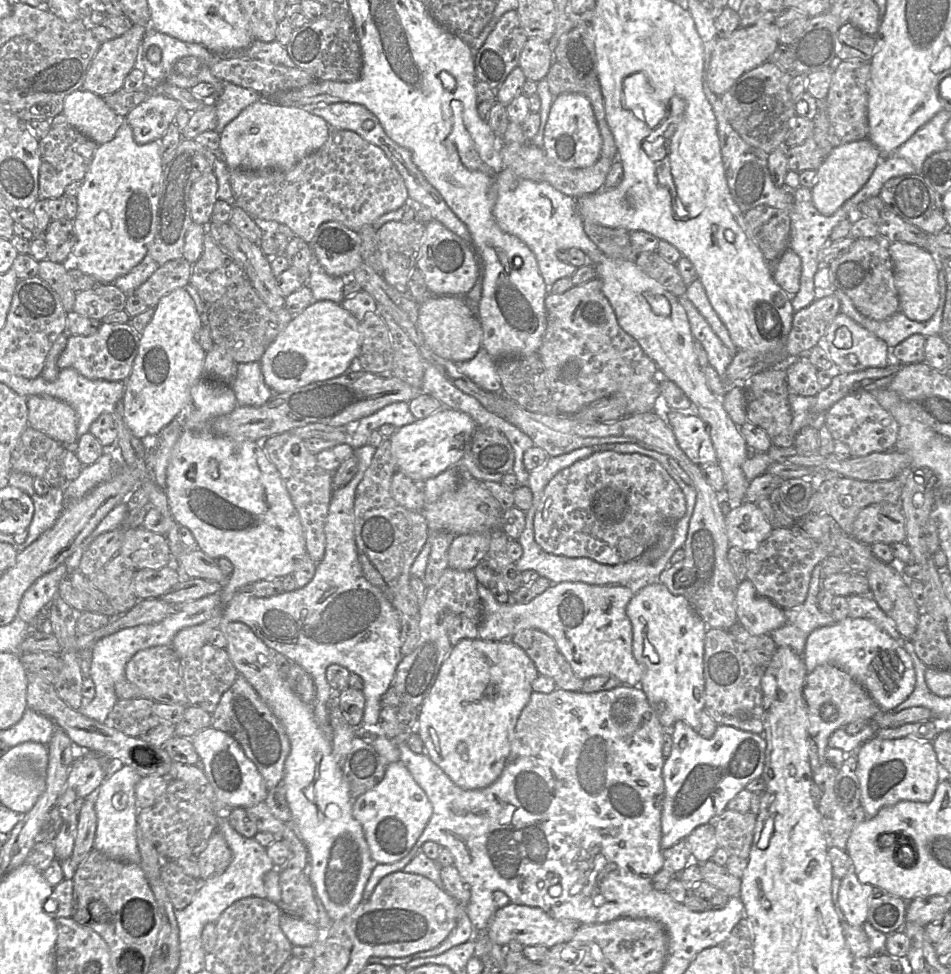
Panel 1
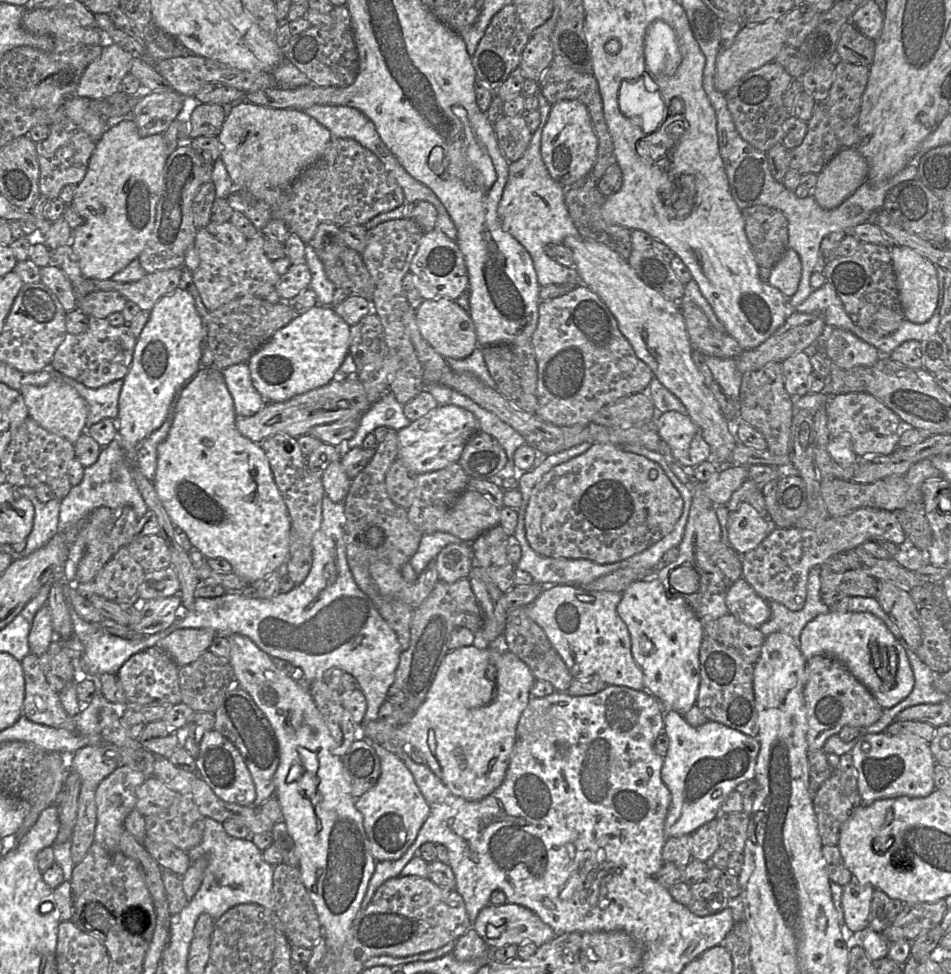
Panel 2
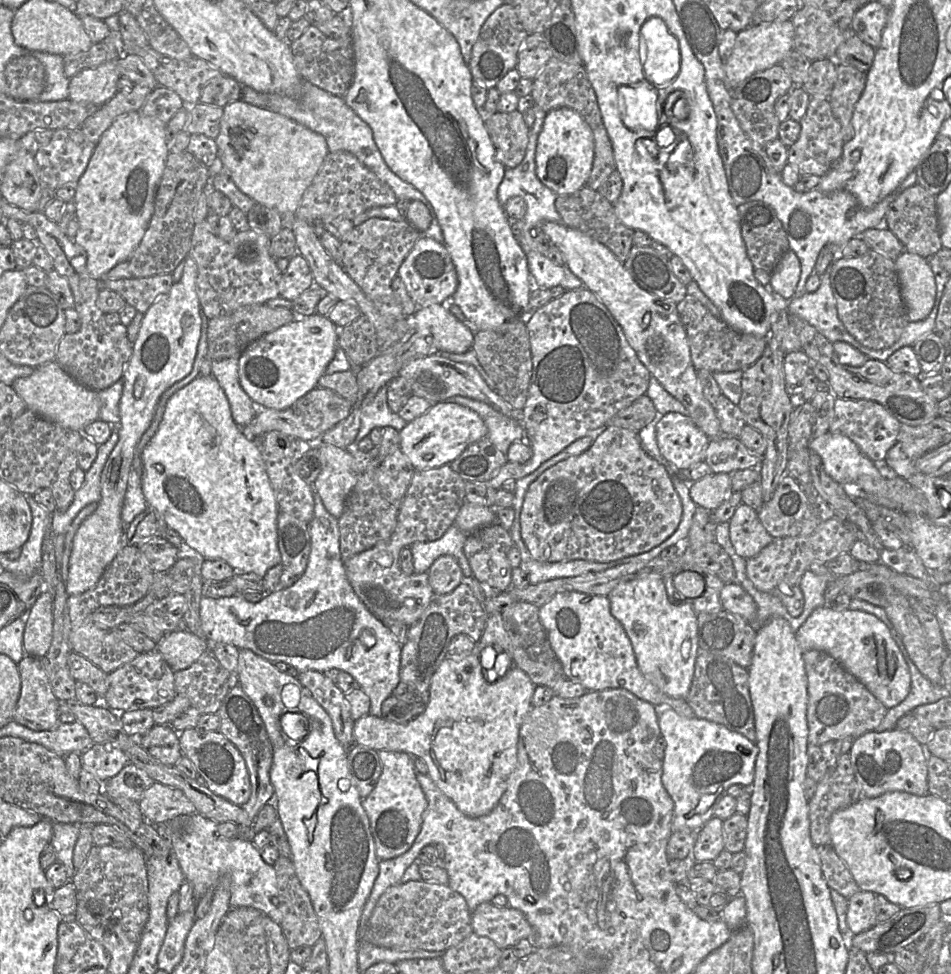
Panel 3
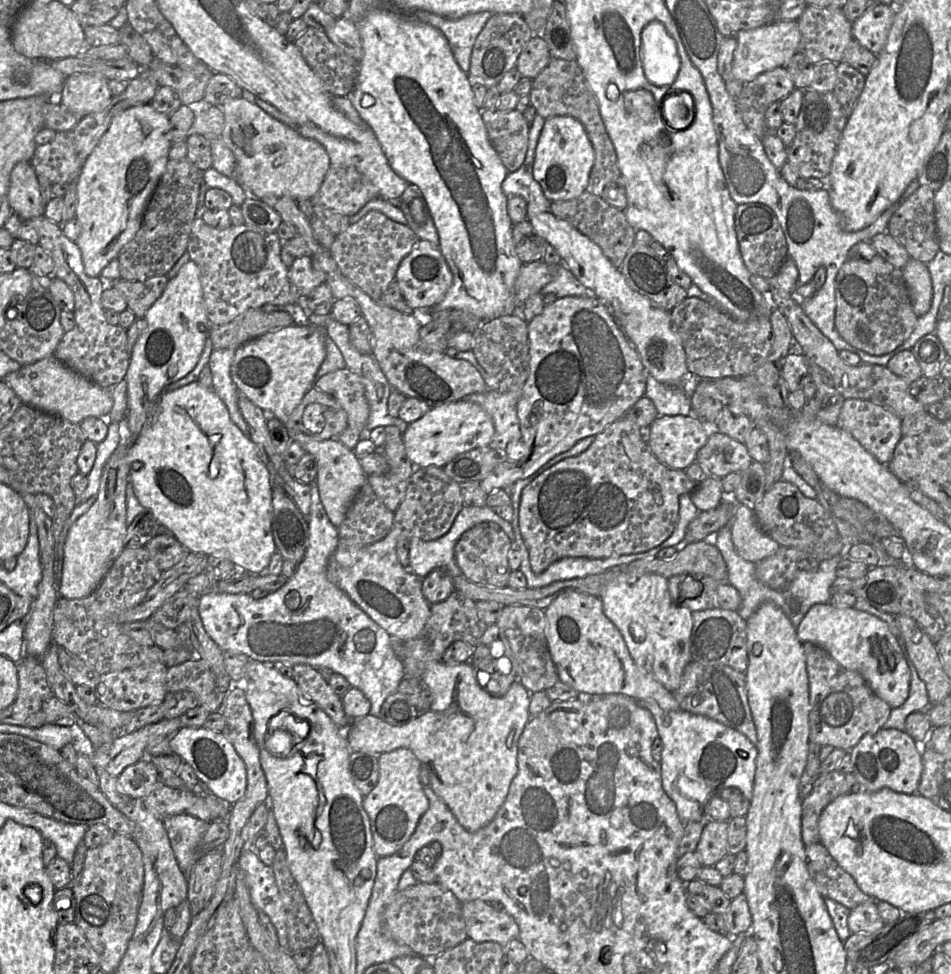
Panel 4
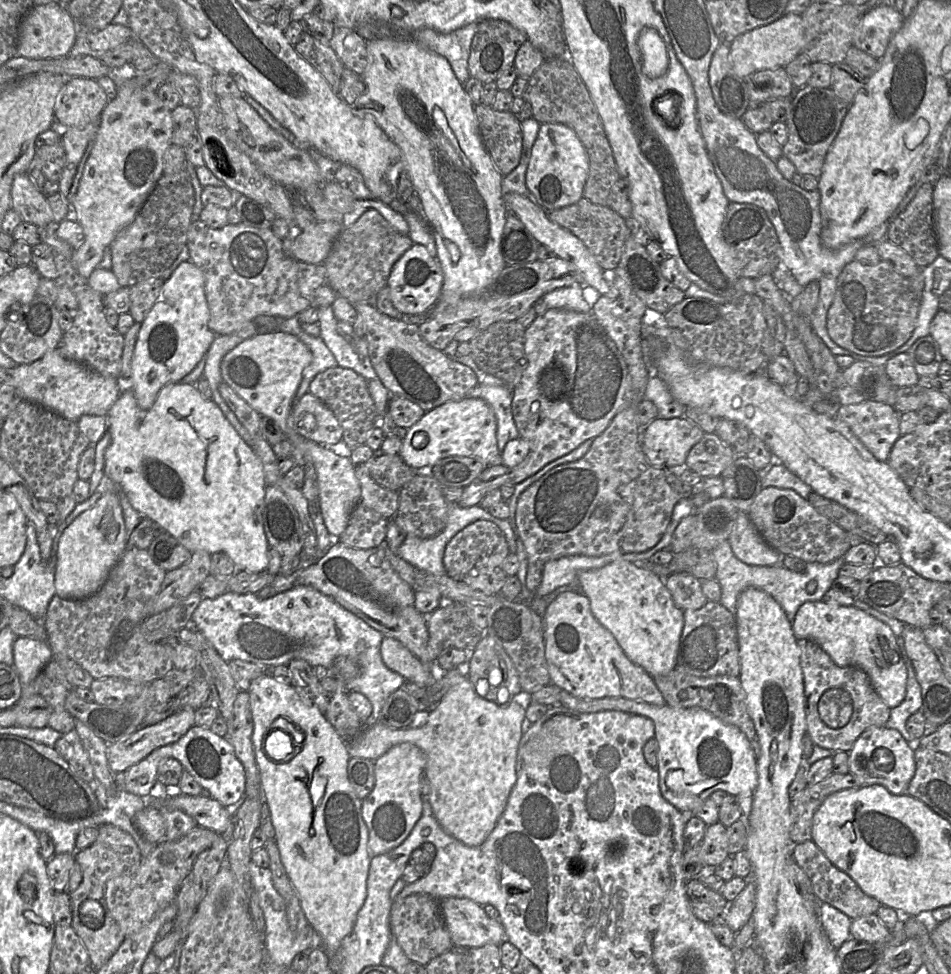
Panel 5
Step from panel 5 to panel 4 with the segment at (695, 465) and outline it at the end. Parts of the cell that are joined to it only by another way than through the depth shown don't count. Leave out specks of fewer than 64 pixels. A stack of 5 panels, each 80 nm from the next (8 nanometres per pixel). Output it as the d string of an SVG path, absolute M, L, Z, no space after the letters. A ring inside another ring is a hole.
M710 430L706 444L698 451L696 463L702 466L709 476L723 478L730 473L739 473L746 469L752 462L746 446L717 430Z

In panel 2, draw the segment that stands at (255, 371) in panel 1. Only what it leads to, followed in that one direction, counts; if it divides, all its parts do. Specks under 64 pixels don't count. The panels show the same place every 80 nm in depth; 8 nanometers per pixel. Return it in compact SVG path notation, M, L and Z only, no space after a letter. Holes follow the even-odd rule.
M239 363L221 370L227 388L233 398L237 416L250 417L259 412L266 403L252 384L249 366Z

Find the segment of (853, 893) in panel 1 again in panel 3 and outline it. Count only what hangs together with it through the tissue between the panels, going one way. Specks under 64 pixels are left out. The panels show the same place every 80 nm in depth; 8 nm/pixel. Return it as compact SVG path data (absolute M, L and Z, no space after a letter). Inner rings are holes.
M859 890L848 899L846 923L854 934L865 932L877 924L874 893Z

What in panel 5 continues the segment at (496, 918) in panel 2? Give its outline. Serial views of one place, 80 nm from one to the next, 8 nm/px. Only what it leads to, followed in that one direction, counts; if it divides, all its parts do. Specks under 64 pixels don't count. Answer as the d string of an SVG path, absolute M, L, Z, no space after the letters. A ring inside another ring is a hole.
M446 897L440 900L445 925L455 947L480 947L506 941L499 919L491 919L482 905L468 899Z

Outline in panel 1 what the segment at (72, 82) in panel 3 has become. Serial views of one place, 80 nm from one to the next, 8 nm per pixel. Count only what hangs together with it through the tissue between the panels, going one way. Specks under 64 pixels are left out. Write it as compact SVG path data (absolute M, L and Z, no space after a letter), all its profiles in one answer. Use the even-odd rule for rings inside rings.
M133 24L123 35L101 43L81 88L101 97L120 90L129 72L140 66L138 49L149 28Z

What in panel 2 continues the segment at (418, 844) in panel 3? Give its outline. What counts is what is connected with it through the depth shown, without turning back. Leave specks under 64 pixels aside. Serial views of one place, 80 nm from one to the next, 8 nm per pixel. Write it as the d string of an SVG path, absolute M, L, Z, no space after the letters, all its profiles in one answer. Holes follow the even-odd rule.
M414 841L406 853L399 859L380 861L376 863L374 873L369 881L366 894L361 903L361 910L364 910L368 906L380 885L382 885L386 880L400 875L401 871L409 861L418 855L418 850L424 843L425 842L420 844L420 842Z

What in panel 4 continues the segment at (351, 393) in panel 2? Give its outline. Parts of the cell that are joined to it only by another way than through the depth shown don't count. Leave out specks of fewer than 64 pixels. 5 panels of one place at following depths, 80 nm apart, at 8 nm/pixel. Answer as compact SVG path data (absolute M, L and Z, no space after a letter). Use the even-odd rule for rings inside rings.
M315 387L305 394L290 418L293 427L317 441L335 439L348 427L347 414L338 401Z

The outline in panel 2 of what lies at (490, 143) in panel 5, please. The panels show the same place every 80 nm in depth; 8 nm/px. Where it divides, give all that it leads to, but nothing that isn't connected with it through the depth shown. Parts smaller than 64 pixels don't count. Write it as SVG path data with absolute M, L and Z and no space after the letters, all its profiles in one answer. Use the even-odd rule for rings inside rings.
M503 115L493 127L498 146L506 161L513 163L522 158L533 134L524 117Z

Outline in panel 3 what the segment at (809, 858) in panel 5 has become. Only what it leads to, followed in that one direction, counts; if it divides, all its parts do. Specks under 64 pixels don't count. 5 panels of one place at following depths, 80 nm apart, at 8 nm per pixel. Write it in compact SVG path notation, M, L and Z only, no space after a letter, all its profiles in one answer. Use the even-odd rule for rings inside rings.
M820 845L816 847L821 861L823 877L830 889L849 899L860 889L845 862L838 856L833 846Z

